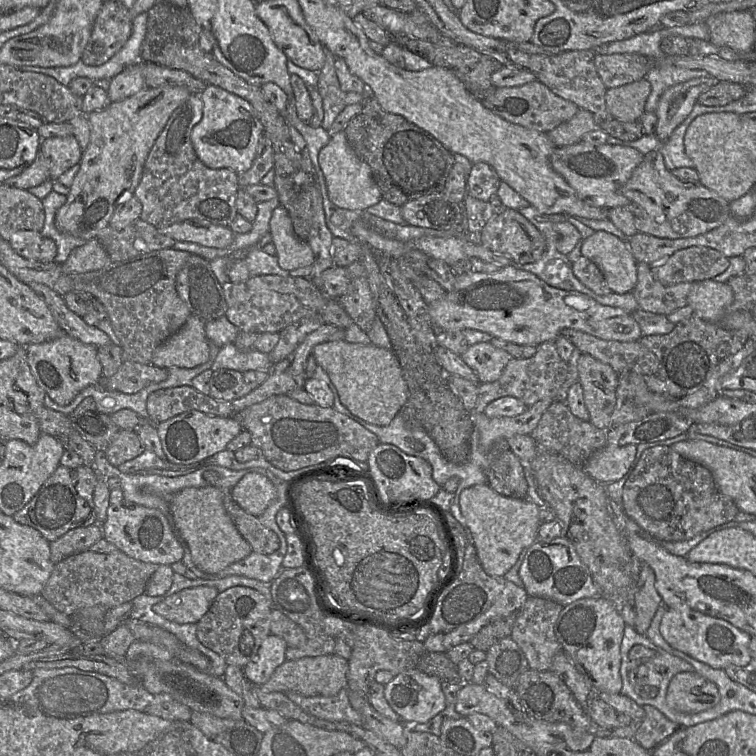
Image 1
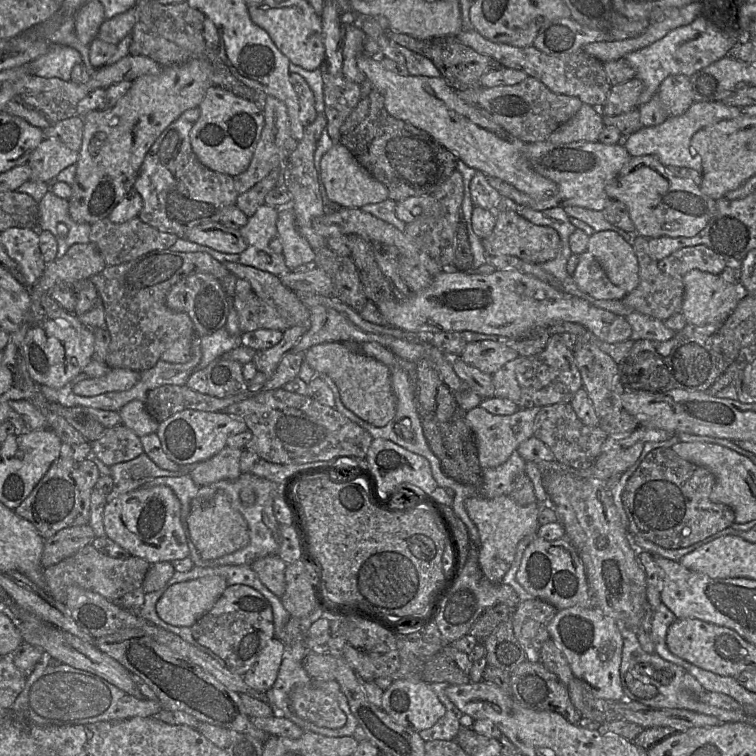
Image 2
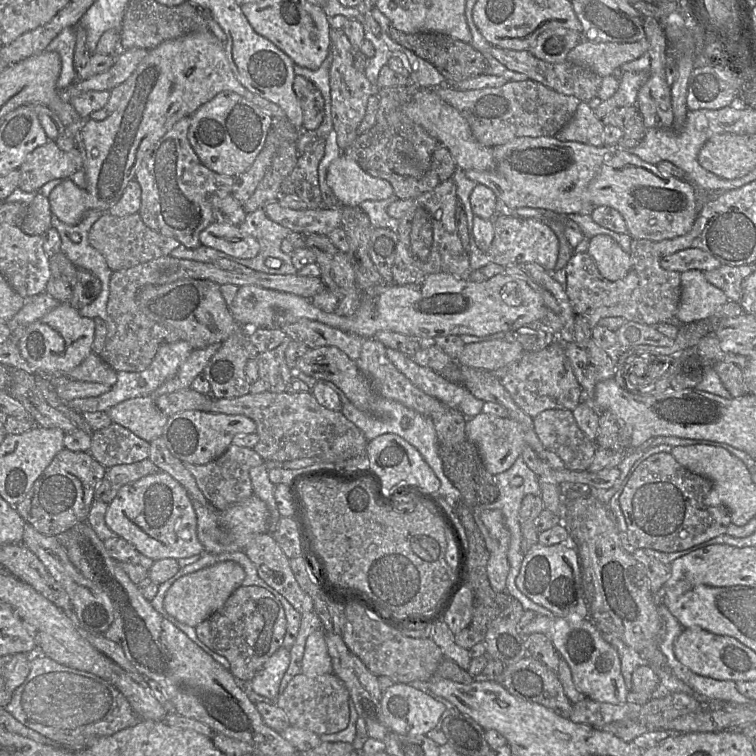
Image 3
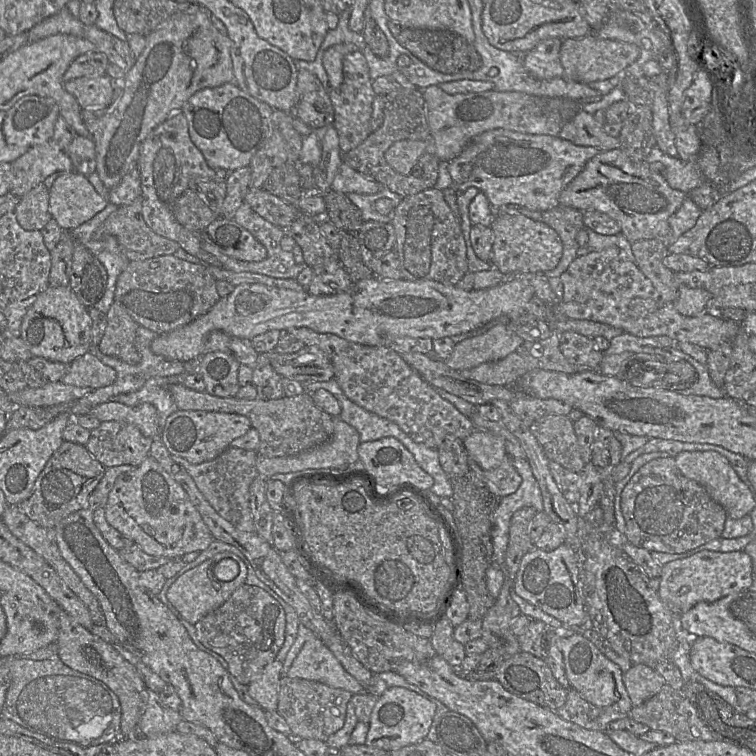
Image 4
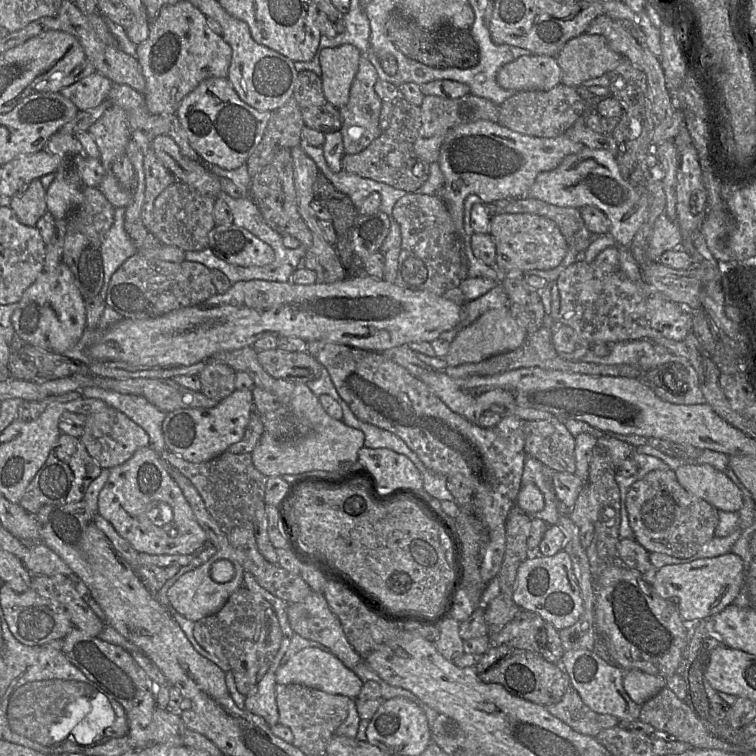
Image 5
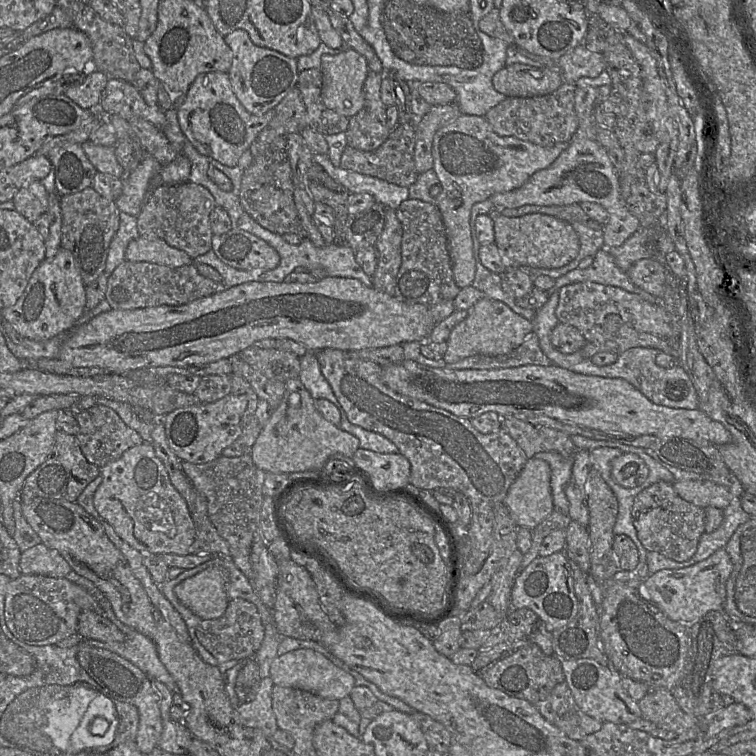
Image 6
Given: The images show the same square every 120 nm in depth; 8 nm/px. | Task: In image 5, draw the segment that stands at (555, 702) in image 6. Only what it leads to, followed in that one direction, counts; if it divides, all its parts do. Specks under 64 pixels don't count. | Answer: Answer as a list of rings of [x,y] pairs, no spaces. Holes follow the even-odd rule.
[[[571,685],[558,703],[545,707],[550,714],[574,731],[592,737],[619,723],[615,716],[600,714],[591,710],[584,704],[578,692]]]

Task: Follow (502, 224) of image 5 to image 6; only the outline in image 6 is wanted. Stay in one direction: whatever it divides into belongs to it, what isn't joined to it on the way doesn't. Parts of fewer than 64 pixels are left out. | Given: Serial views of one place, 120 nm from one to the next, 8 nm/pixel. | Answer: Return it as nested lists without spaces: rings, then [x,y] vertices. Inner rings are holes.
[[[499,213],[494,216],[494,234],[495,244],[510,268],[561,268],[576,258],[580,248],[578,235],[571,223],[540,213],[520,217],[507,217]]]

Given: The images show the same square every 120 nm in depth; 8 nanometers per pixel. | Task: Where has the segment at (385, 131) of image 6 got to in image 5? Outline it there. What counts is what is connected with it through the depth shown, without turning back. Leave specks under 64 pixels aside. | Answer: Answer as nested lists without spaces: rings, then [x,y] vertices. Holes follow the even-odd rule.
[[[362,55],[359,60],[358,71],[350,88],[349,100],[344,106],[338,108],[343,121],[340,132],[343,136],[344,151],[346,154],[361,152],[383,132],[379,126],[382,99],[374,90],[378,79],[375,67]]]

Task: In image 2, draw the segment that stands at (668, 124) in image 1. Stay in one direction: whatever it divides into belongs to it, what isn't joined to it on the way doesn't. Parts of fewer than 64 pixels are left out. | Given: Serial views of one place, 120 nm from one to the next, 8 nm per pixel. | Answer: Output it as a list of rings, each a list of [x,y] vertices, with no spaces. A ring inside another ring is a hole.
[[[682,74],[666,77],[661,82],[657,95],[668,117],[684,114],[694,102],[689,77]]]

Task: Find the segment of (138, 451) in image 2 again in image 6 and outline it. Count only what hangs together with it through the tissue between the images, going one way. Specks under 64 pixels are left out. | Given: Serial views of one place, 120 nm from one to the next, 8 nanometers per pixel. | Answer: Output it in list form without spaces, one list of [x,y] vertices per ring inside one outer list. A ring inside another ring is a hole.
[[[95,404],[86,410],[76,410],[75,416],[79,425],[79,432],[75,436],[81,450],[86,459],[98,467],[120,458],[126,450],[144,442],[141,435],[129,427],[115,410],[105,405]]]

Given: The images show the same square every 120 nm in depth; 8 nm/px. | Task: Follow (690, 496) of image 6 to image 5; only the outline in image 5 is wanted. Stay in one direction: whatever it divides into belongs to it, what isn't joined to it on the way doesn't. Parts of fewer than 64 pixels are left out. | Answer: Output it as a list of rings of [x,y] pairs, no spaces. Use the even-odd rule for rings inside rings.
[[[685,464],[675,471],[679,484],[719,511],[738,512],[743,506],[740,489],[723,472],[708,464]]]

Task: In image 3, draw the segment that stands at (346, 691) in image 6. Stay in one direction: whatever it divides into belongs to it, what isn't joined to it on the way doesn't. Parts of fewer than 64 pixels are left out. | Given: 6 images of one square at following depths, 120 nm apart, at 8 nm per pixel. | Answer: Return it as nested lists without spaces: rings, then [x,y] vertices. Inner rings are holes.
[[[321,628],[307,638],[301,662],[301,674],[316,677],[333,673],[331,658],[325,642],[325,632]]]

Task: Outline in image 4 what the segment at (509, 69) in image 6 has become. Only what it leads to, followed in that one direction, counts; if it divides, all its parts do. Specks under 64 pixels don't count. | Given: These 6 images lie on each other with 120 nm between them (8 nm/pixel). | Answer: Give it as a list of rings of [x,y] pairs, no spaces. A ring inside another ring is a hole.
[[[547,38],[533,49],[523,54],[525,69],[538,79],[561,78],[564,68],[560,61],[560,49],[563,40]]]

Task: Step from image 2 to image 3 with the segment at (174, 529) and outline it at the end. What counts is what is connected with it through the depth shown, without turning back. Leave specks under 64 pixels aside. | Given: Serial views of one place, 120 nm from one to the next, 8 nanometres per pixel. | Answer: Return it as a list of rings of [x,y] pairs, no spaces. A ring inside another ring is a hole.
[[[159,471],[123,485],[108,503],[107,526],[154,561],[182,559],[204,553],[197,536],[197,517],[185,488],[168,473]]]

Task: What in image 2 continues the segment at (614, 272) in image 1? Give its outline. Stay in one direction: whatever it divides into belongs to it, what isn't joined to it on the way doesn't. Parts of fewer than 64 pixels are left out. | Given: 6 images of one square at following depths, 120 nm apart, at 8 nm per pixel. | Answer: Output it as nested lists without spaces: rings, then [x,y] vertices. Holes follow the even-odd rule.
[[[594,232],[589,236],[586,251],[598,261],[610,282],[626,293],[639,284],[639,267],[633,246],[618,233]]]

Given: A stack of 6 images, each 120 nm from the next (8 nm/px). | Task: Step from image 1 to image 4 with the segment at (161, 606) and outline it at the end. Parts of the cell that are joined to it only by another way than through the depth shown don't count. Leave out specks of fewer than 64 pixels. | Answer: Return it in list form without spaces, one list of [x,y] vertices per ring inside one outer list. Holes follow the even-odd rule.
[[[220,552],[179,576],[167,591],[168,601],[189,623],[195,625],[220,607],[241,586],[247,576],[245,563],[232,552]]]

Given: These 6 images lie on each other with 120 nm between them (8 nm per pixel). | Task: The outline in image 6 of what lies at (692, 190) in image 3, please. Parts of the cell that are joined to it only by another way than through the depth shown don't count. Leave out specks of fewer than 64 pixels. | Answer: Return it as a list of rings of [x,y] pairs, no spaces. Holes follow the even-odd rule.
[[[576,87],[575,112],[578,117],[576,133],[569,147],[547,168],[535,172],[521,187],[510,192],[497,193],[488,199],[499,209],[518,208],[523,205],[570,205],[593,202],[603,206],[609,220],[603,225],[606,248],[621,246],[639,228],[639,220],[629,212],[621,196],[618,174],[615,172],[607,149],[596,139],[594,109],[598,105],[598,88]]]

